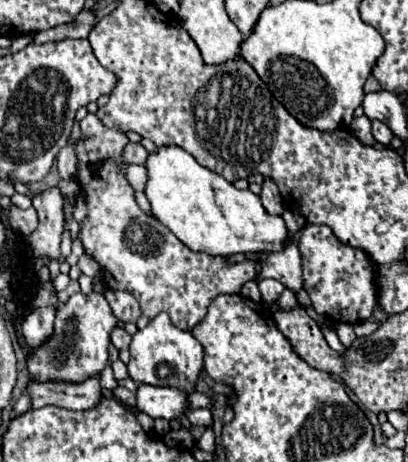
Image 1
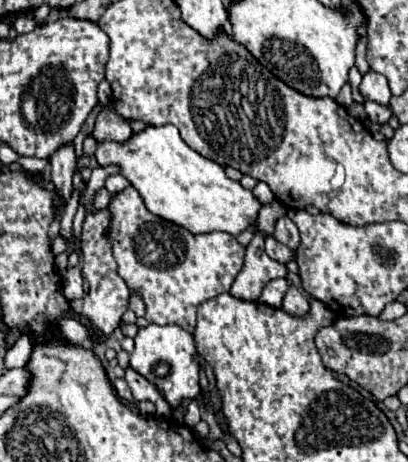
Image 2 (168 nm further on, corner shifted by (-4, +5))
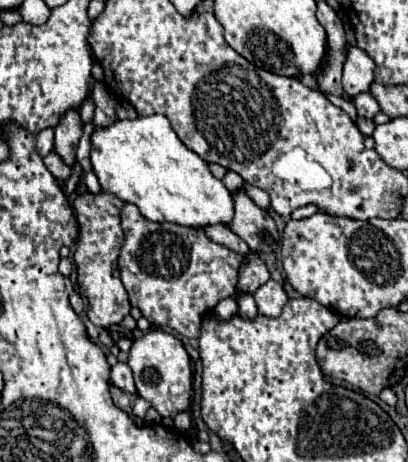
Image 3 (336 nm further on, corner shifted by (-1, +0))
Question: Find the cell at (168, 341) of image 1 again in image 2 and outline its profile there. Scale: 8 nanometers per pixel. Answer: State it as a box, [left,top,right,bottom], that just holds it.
[130,324,200,410]

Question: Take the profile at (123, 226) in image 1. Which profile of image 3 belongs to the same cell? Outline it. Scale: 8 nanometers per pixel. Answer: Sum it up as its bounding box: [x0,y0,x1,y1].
[119,203,257,337]

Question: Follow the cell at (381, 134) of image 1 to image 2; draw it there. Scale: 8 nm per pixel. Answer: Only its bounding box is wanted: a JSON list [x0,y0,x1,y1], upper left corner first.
[364,100,392,124]

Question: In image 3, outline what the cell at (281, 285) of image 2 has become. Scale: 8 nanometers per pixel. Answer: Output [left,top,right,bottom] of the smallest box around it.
[253,279,287,317]

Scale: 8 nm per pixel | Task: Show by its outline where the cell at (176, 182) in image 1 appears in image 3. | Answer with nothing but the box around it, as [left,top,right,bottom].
[91,115,235,229]

